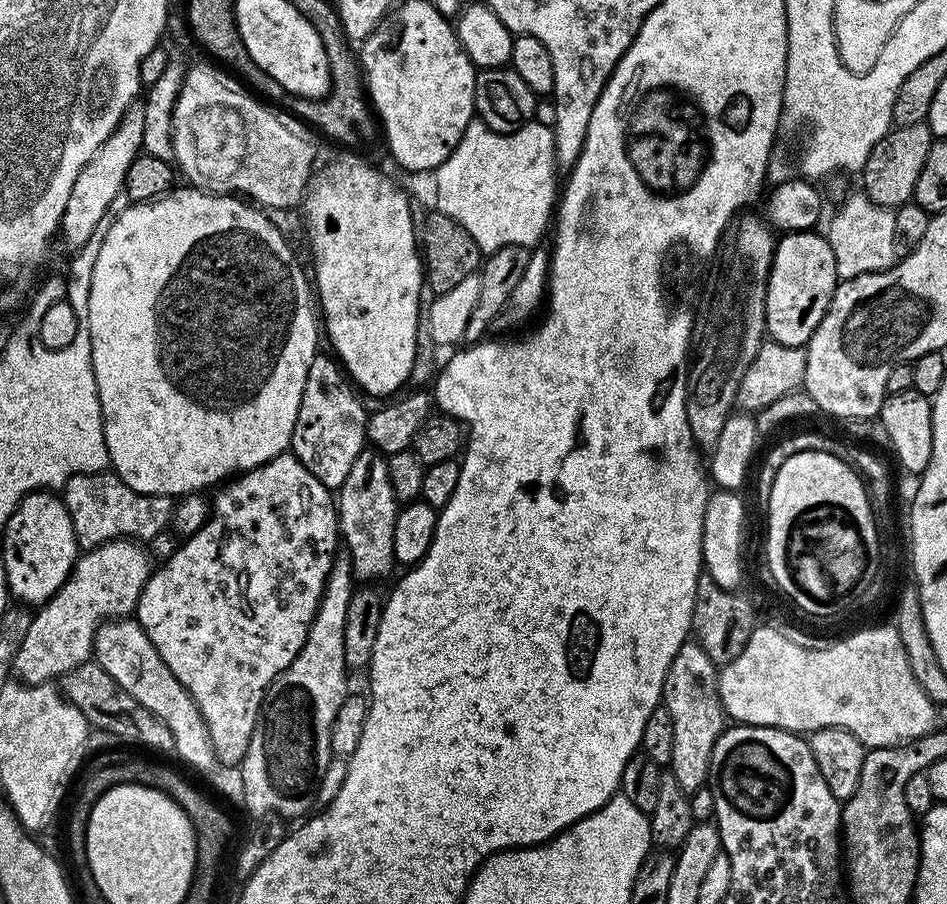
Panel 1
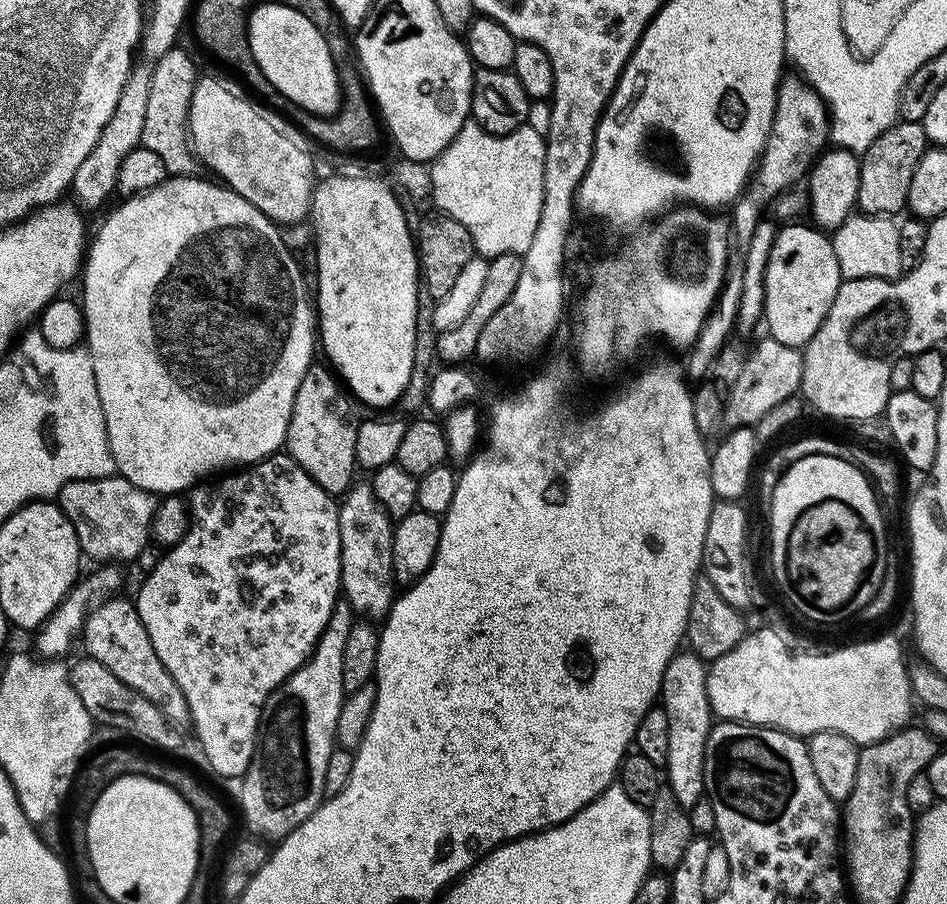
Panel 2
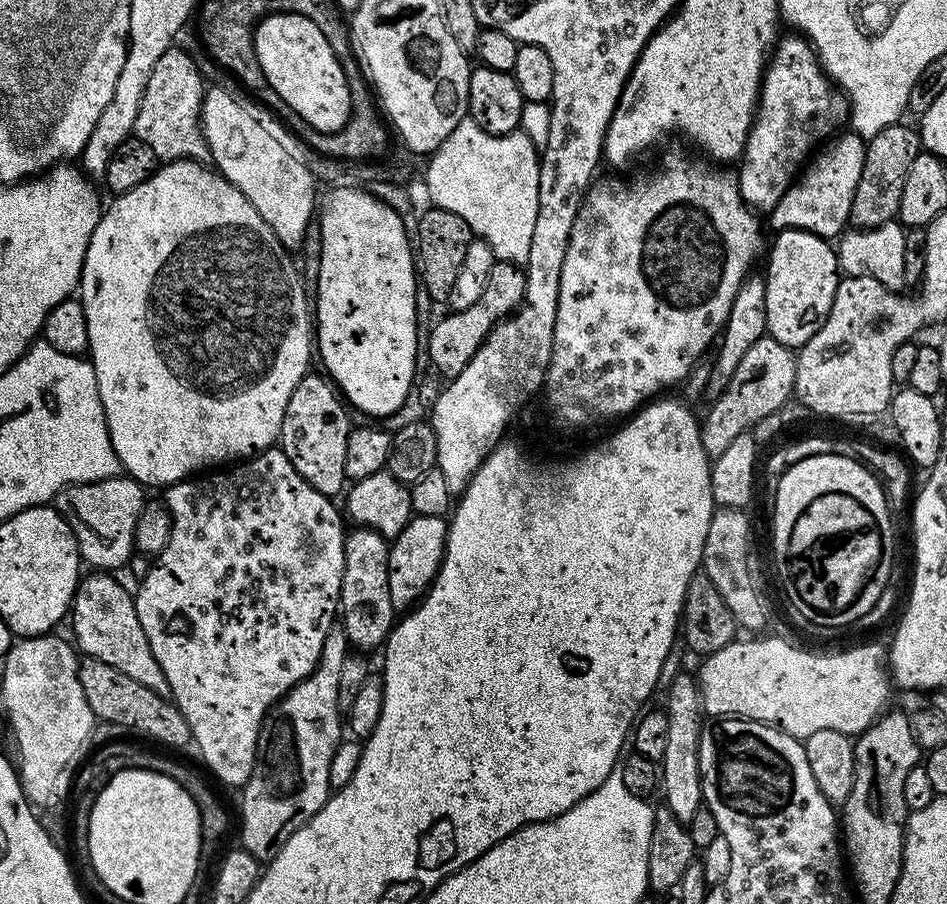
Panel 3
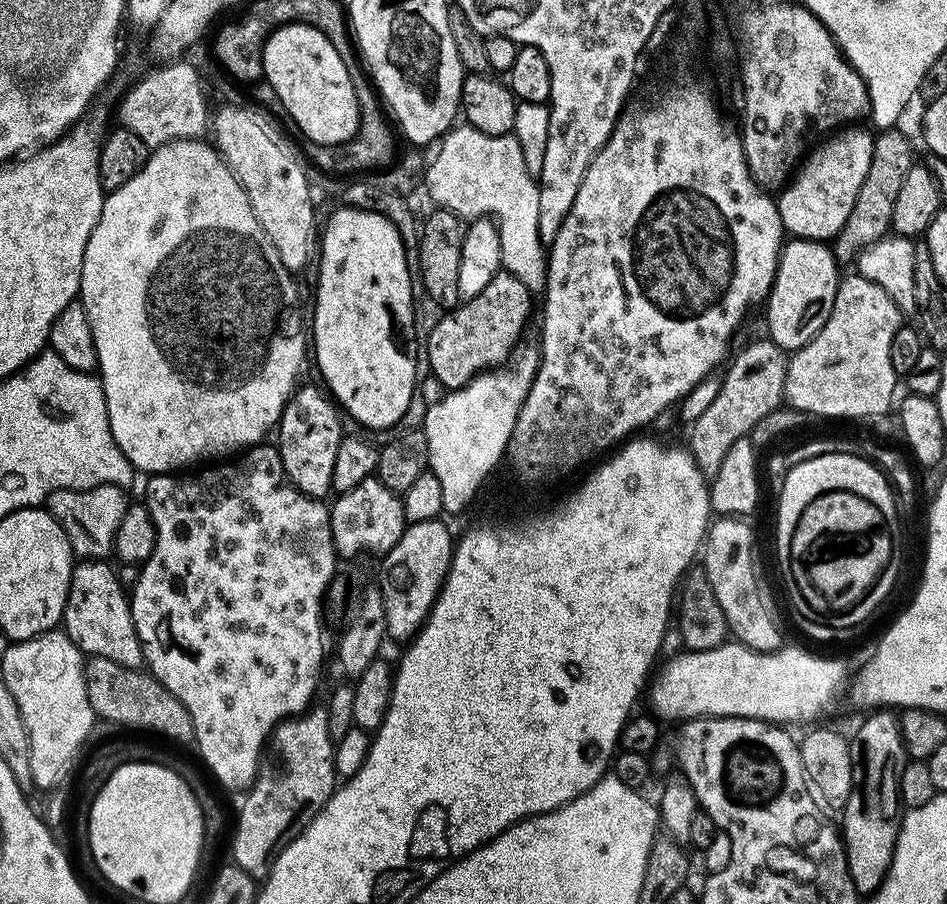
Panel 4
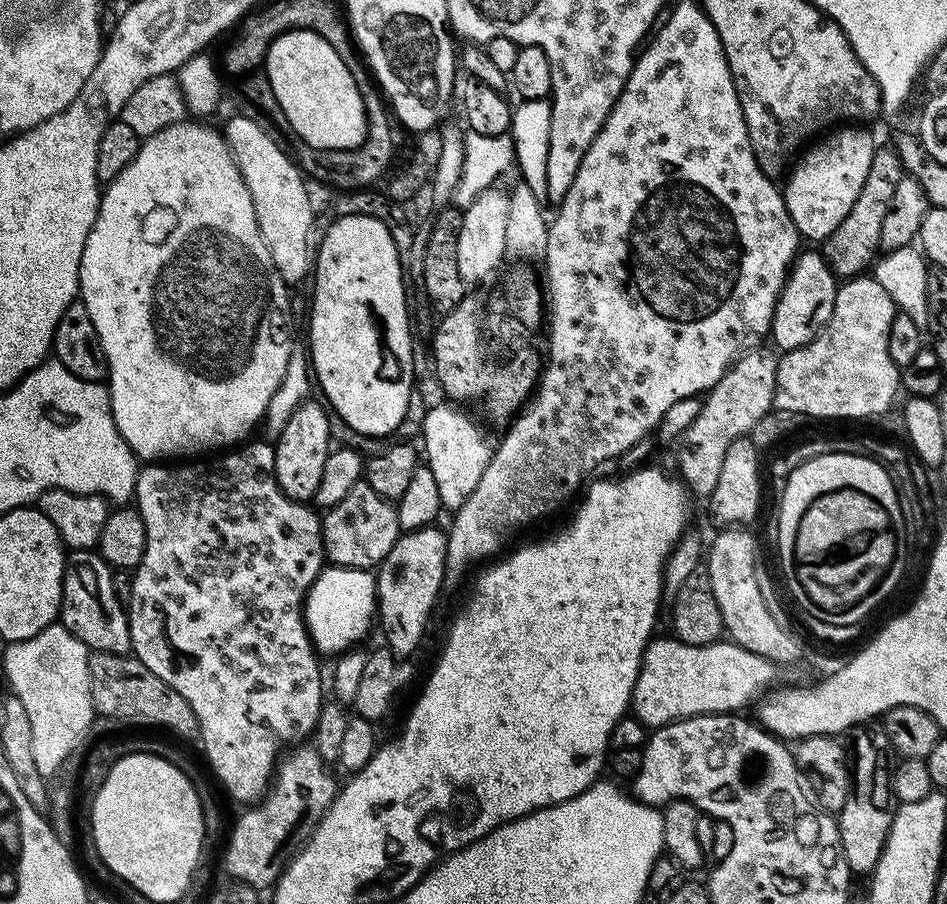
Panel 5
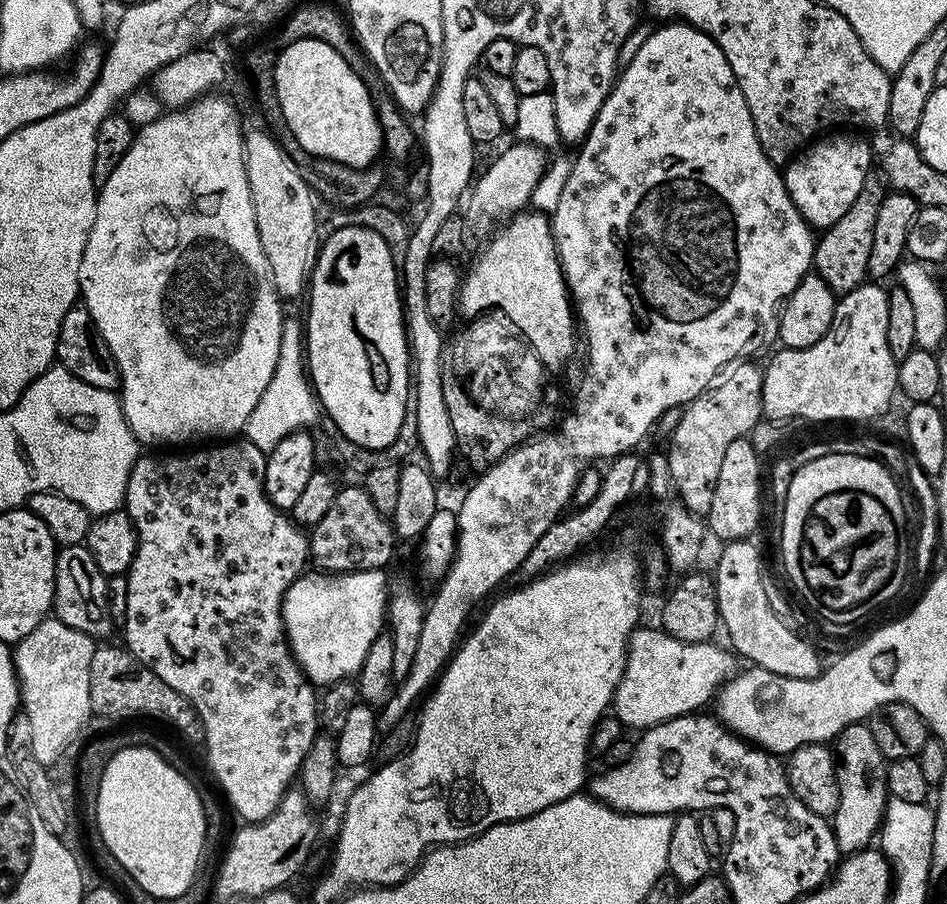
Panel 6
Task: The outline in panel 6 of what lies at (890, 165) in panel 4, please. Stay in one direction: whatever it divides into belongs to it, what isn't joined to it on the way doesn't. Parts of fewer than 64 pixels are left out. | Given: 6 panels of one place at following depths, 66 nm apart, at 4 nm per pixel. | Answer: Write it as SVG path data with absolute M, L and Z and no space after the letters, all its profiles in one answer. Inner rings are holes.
M869 175L846 214L819 233L816 250L812 253L814 272L822 278L822 282L826 282L826 286L830 286L832 292L849 292L869 279L868 266L870 245L874 239L874 222L878 219L878 210L882 207L885 194L885 181L879 175Z

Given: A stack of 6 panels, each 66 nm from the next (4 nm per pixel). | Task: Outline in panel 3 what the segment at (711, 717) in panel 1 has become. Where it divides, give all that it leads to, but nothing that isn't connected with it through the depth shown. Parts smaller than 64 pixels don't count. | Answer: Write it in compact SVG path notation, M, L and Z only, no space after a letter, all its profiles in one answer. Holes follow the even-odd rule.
M680 676L668 688L668 729L666 730L666 750L658 768L658 784L664 788L664 800L673 815L681 822L689 822L702 806L700 794L700 771L696 762L696 744L700 740L702 725L702 701L697 685L688 676Z

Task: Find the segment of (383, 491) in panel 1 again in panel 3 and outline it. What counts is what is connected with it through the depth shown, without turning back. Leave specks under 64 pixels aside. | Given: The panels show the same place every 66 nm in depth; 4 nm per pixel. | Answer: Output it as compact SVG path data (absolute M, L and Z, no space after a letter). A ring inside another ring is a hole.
M353 527L351 531L344 537L344 569L342 570L342 590L340 591L340 602L338 605L338 620L344 629L346 638L348 639L349 645L353 649L359 650L361 653L371 653L371 648L379 649L383 645L384 641L387 640L388 636L392 632L392 626L398 619L398 610L390 602L390 584L388 578L388 549L390 547L389 541L385 540L382 534L378 534L374 530L369 528L357 528Z

